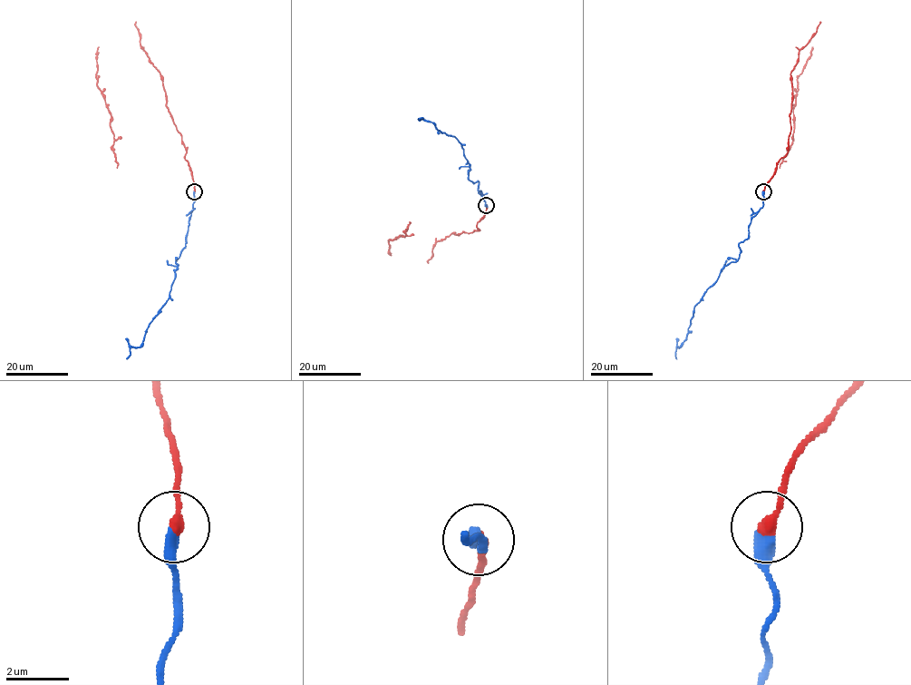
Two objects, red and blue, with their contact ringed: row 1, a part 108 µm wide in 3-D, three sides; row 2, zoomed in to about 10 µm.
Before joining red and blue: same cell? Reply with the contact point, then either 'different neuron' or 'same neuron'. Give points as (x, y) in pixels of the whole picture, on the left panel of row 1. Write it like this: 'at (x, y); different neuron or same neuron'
at (194, 191); different neuron

